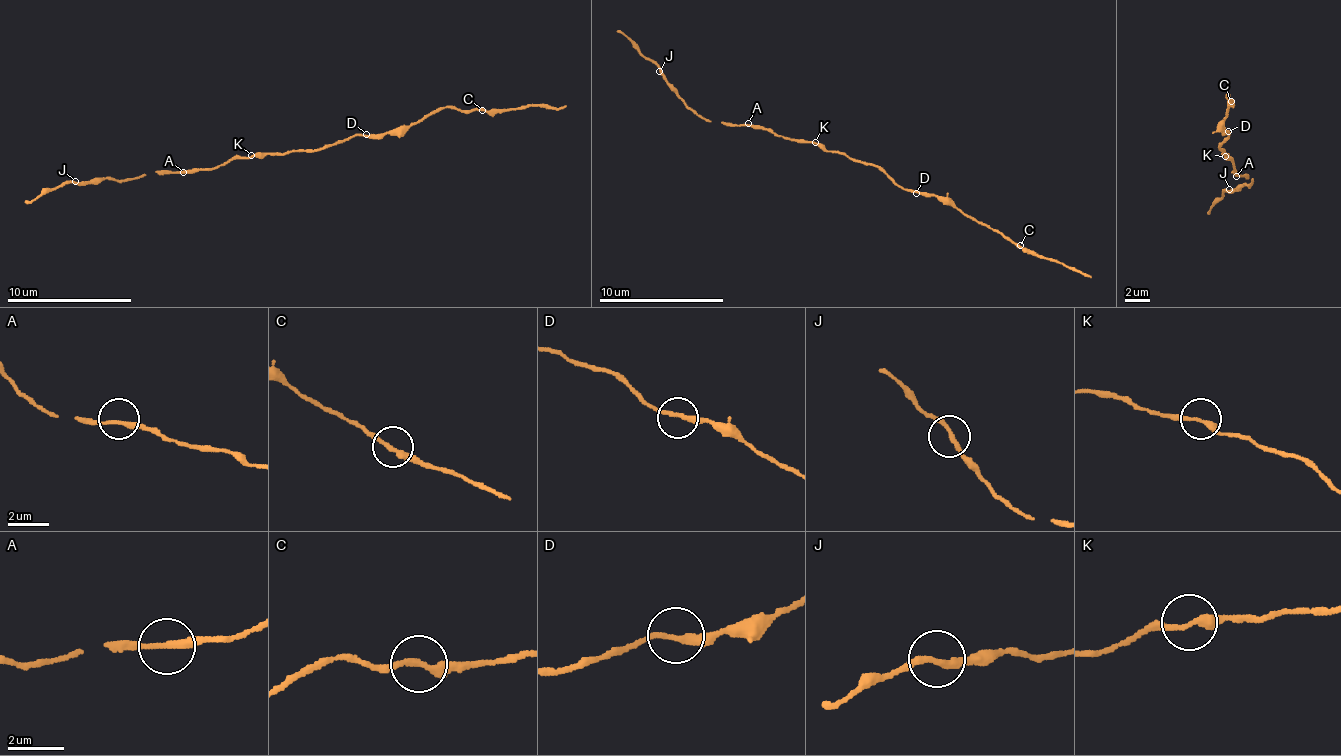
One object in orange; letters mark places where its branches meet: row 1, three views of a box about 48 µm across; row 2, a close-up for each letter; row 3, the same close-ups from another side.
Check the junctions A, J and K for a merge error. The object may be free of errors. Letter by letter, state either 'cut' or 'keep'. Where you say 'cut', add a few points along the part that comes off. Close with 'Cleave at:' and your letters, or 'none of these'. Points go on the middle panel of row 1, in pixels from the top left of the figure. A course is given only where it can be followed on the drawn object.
A: keep
J: keep
K: keep
Cleave at: none of these

